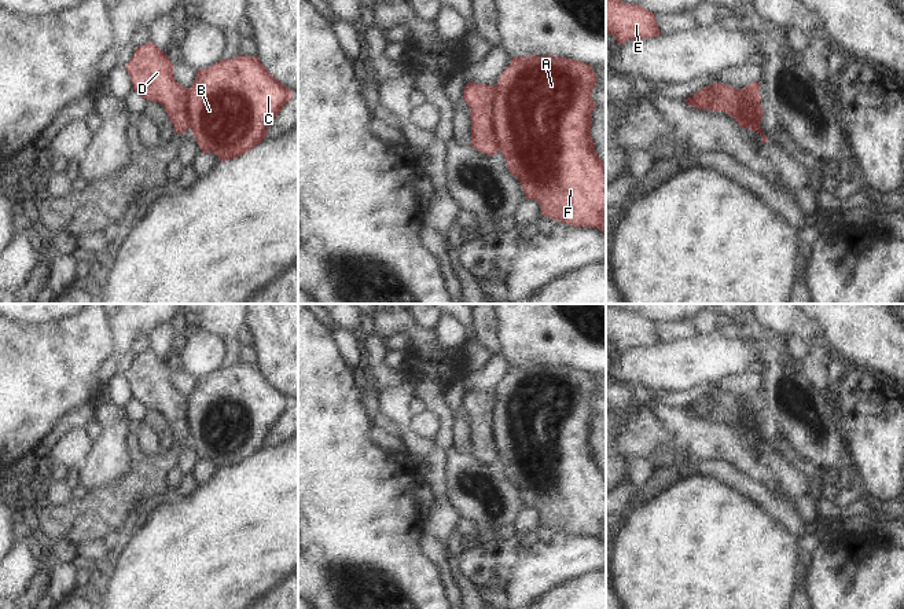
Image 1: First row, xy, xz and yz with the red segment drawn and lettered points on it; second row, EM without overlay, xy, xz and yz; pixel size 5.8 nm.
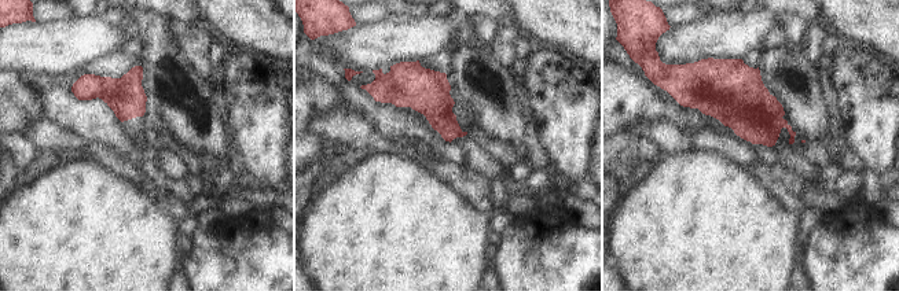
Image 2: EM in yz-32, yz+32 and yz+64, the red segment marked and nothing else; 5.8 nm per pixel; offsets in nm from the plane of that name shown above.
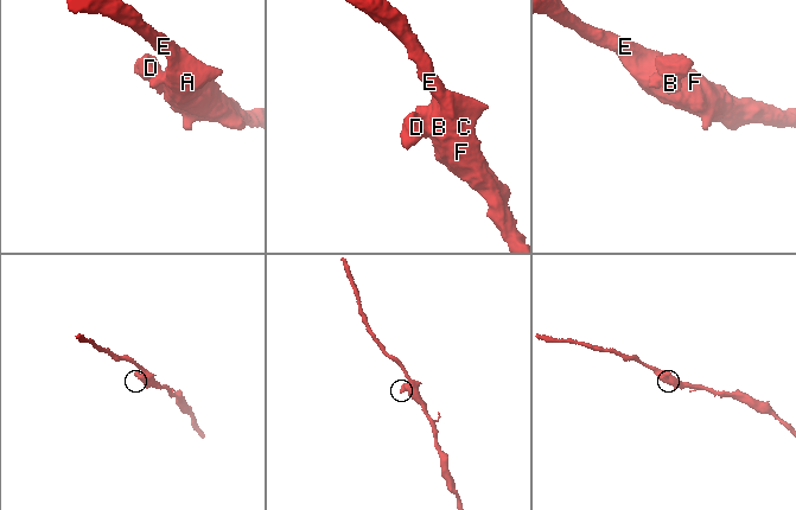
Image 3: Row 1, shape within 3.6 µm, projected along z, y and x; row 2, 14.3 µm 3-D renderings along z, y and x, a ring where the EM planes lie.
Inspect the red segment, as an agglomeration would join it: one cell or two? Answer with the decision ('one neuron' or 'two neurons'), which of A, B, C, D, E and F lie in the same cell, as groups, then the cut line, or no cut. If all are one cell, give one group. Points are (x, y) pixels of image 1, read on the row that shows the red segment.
two neurons; groups A B C E F / D; cut xz (492, 109), (500, 150)

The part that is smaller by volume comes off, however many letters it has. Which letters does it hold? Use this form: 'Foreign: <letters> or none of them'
Foreign: D

